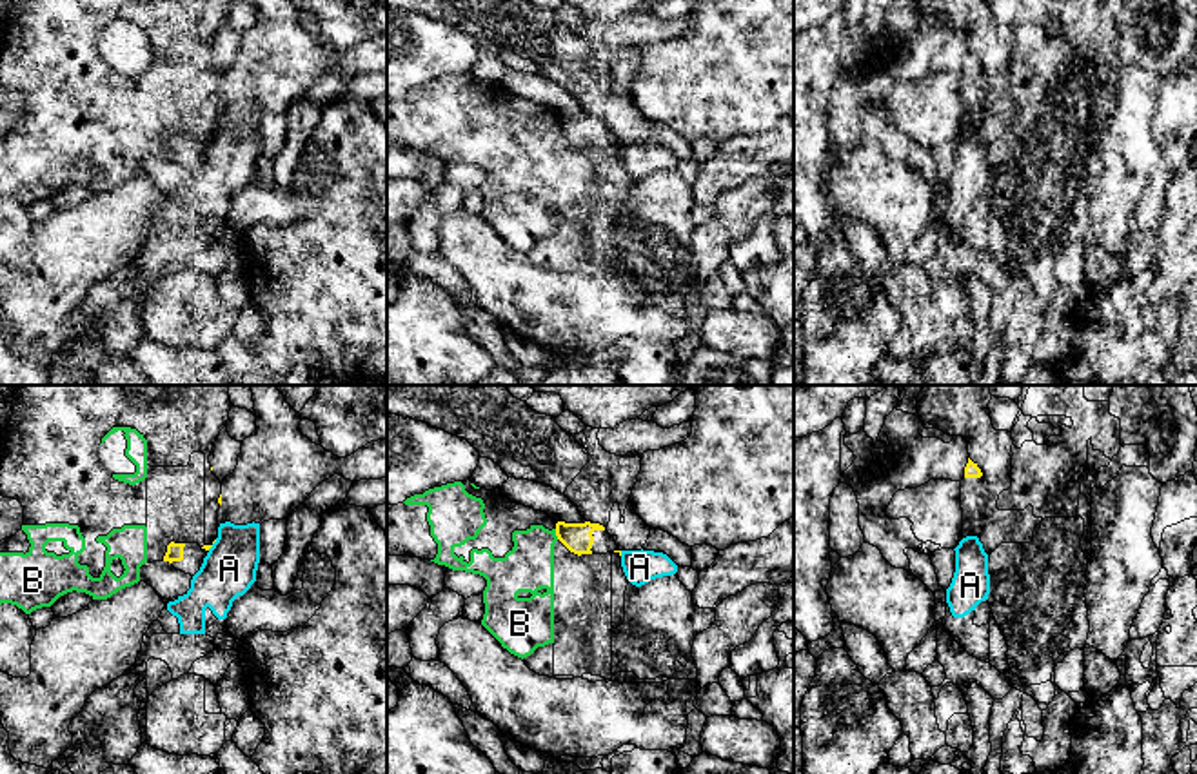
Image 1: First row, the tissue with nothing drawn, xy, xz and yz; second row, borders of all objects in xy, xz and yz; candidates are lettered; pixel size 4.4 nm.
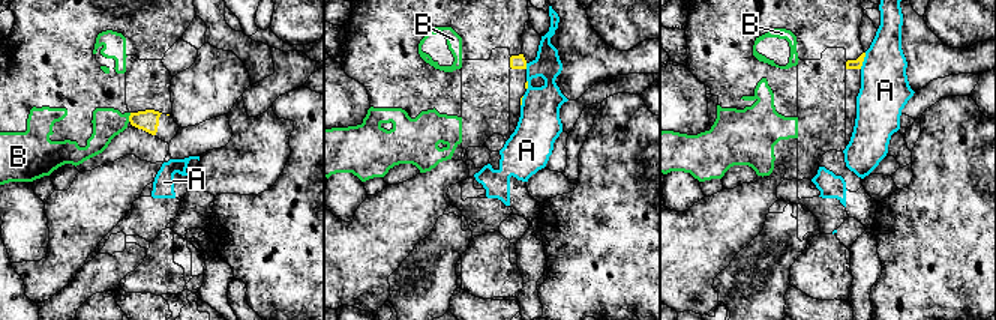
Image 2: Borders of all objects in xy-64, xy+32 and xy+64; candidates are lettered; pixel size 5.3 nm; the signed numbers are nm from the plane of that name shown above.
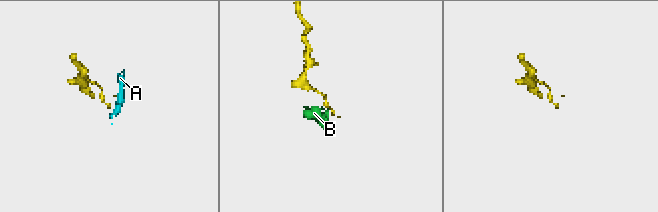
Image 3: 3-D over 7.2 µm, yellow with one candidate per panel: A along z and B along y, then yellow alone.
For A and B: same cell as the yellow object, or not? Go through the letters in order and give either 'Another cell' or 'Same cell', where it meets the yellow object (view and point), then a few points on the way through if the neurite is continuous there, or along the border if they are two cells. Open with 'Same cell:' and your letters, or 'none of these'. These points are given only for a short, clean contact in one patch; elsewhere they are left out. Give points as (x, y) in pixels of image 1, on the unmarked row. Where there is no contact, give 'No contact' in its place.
Same cell: none of these
A: Another cell. Touches yellow at xy (211, 138)
B: Another cell. Touches yellow at xz (556, 128)

